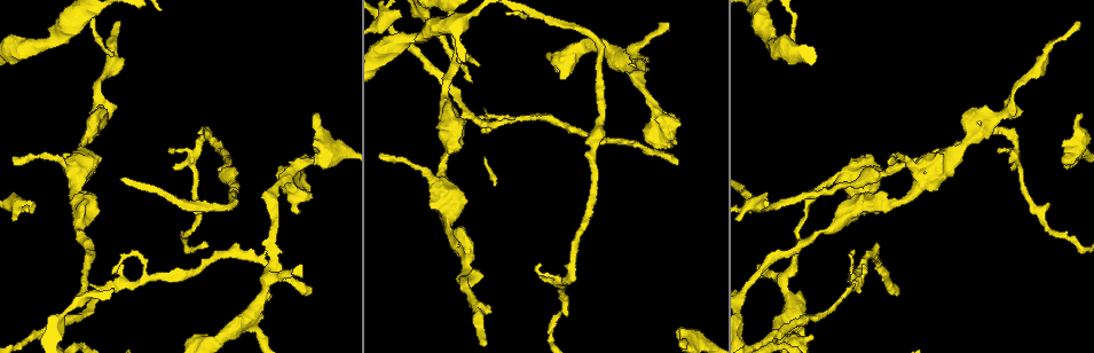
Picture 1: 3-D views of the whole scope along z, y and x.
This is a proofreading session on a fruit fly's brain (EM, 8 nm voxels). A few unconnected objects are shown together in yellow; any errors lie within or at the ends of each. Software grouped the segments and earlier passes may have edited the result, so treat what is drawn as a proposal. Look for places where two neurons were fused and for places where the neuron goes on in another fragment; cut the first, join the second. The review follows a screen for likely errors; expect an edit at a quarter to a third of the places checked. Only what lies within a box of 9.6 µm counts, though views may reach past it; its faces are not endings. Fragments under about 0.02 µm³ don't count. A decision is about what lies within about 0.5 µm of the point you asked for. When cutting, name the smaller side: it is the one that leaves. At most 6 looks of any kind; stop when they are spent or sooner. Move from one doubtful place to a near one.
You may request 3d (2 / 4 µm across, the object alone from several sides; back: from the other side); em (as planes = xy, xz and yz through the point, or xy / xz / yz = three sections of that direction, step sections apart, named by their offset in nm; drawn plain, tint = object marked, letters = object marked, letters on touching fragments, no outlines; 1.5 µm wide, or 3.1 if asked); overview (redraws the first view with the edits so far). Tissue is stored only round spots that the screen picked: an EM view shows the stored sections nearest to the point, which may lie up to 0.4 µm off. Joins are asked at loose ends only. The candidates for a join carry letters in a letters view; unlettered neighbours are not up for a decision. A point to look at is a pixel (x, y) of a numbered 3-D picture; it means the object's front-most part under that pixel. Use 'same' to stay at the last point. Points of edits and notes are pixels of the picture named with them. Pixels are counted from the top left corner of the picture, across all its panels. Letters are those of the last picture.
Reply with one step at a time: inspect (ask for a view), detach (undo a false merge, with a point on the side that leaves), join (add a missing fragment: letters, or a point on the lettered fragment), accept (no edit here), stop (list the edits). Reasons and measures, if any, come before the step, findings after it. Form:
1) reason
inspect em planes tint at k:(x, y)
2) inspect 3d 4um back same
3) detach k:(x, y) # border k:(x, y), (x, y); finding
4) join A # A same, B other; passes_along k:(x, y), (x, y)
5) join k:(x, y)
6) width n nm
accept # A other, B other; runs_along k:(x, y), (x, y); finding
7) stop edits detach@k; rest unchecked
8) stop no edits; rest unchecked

abrupt turn
inspect em xy step 8 tint at 1:(1016, 139)

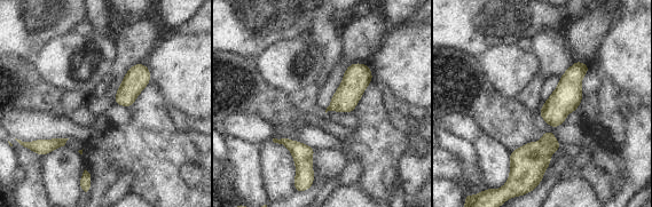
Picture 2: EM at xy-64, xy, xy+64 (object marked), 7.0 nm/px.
cut it another way
inspect em planes letters same

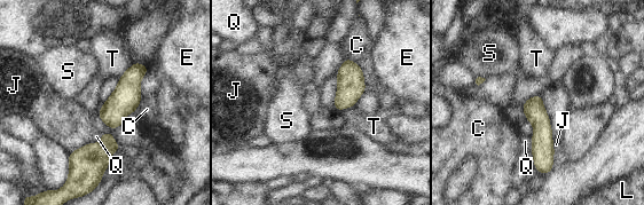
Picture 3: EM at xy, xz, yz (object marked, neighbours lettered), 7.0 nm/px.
width 150 nm
accept # C other, E other, J other, L other, Q other, S other, T other; border 3:(134, 62), (118, 78); all the same neuron

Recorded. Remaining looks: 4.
thin end
inspect 3d 2um at 1:(478, 67)

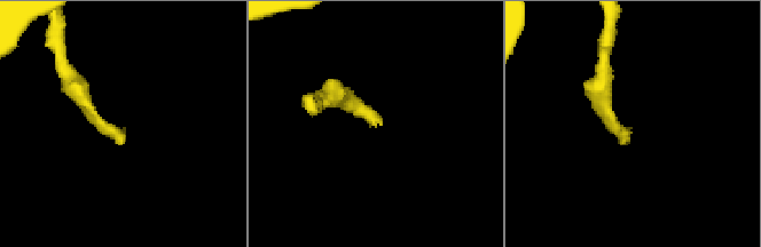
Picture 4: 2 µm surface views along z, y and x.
inspect em xy step 4 tint at 4:(379, 124)

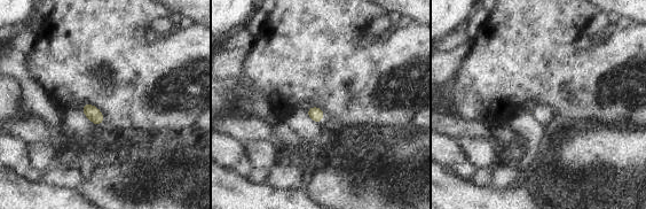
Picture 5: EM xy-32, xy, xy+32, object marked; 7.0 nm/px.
another direction
inspect em planes letters same

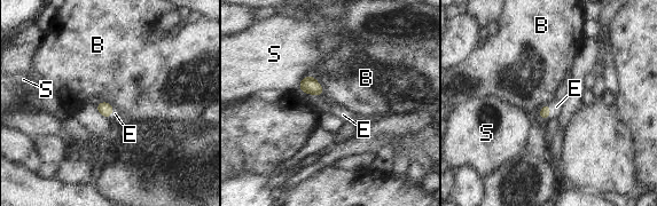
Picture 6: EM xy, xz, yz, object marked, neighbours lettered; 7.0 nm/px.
join E # B other, E same, S other; passes_along 6:(545, 111), (549, 111), (556, 107); it goes on there

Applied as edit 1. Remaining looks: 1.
inspect em planes letters at 1:(634, 49)

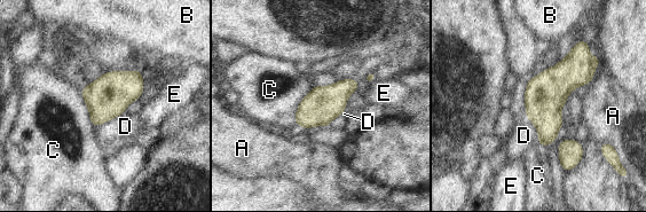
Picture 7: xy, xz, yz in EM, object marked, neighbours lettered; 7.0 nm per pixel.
accept # A other, B other, C other, D other, E other; border 7:(124, 111), (94, 128); one neuron here

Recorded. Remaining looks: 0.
stop edits join@6; rest unchecked

